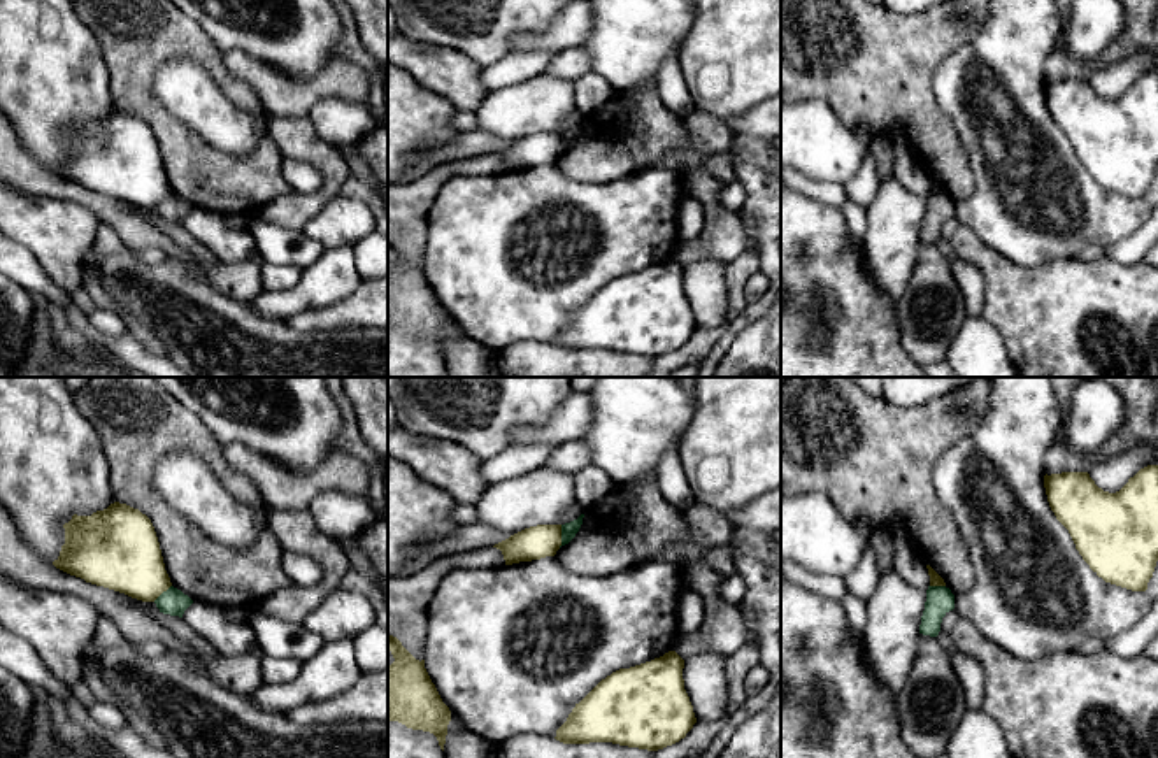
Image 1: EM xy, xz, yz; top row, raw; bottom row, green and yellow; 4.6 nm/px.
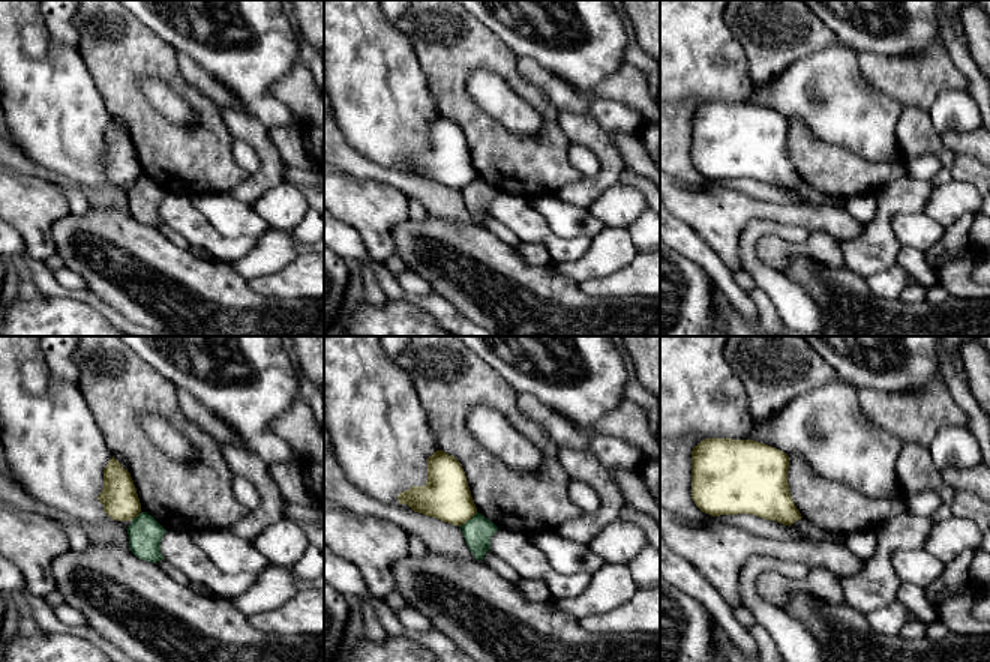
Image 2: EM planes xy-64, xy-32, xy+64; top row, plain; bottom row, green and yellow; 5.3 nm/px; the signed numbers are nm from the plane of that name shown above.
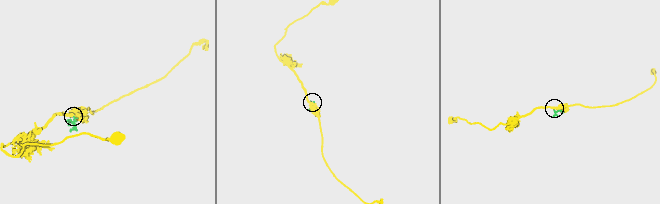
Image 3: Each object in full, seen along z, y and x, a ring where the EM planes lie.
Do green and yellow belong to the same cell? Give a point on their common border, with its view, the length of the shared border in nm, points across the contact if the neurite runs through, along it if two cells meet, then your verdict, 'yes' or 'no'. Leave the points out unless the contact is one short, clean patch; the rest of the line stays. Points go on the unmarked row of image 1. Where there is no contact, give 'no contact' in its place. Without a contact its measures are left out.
contact xz (562, 143); length 110 nm; border xz (562, 132), (562, 150), (558, 153); no

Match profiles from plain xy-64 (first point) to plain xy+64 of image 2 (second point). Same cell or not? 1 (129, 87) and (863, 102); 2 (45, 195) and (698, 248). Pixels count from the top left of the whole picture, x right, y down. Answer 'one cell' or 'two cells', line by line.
1: two cells
2: two cells

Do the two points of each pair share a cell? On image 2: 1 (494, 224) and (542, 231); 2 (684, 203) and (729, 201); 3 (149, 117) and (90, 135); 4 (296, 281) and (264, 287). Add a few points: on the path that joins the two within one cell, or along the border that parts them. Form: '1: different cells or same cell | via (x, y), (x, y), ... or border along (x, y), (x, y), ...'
1: different cells | border along (489, 213), (501, 221), (521, 242)
2: same cell | via (695, 203), (719, 201)
3: different cells | border along (95, 86), (105, 110), (113, 117)
4: same cell | via (288, 282), (272, 285)

